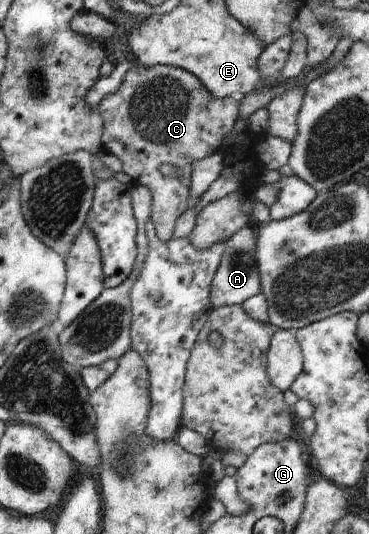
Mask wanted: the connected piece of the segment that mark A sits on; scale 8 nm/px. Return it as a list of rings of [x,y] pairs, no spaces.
[[[248,224],[238,232],[235,232],[226,242],[221,265],[217,268],[210,289],[210,300],[214,309],[228,305],[241,305],[249,298],[261,293],[258,269],[254,260],[256,241],[252,230],[253,225]]]

